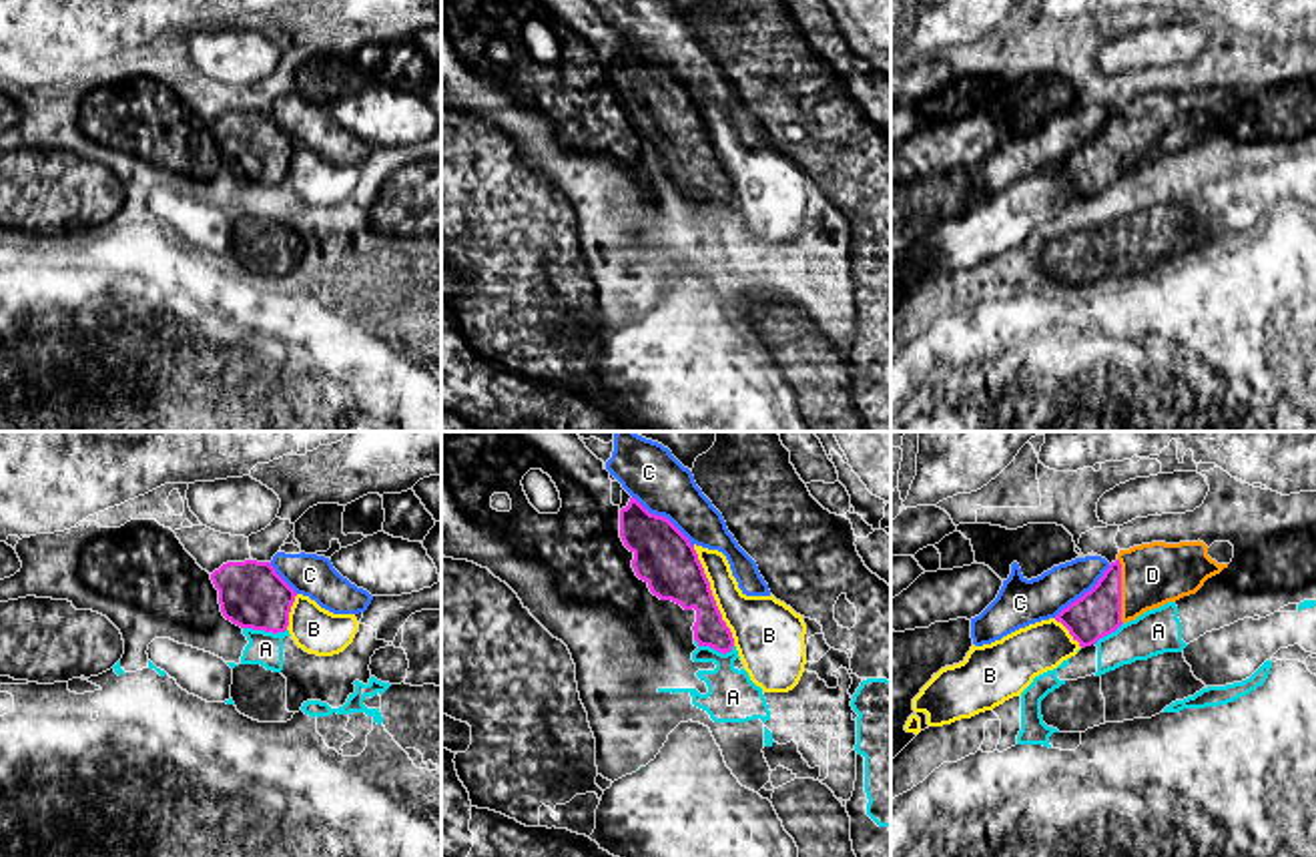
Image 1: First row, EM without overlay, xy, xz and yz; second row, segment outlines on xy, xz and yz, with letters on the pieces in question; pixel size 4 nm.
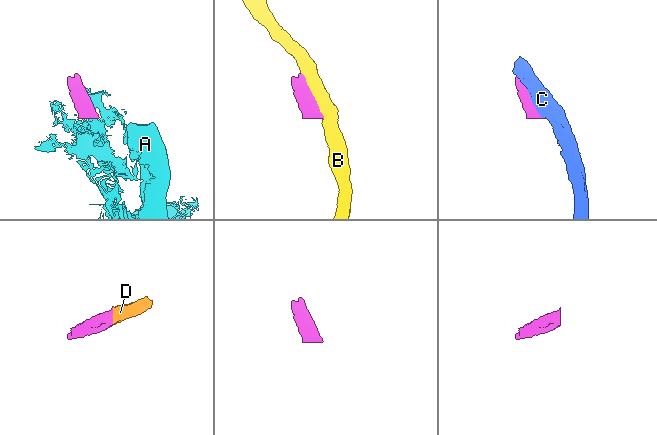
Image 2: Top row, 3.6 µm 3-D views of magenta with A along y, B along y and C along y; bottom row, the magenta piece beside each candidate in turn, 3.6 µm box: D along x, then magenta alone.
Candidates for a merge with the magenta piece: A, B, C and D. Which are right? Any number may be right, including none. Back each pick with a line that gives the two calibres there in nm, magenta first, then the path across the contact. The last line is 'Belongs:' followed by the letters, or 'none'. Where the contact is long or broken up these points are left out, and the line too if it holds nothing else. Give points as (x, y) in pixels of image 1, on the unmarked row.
D: Thickness 190 nm (magenta) against 260 nm
Belongs: D

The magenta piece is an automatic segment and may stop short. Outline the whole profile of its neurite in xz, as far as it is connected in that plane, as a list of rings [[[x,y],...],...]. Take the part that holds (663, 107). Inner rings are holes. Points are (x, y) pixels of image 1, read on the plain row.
[[[636,48],[620,60],[620,88],[634,104],[632,118],[654,147],[696,161],[698,197],[730,203],[734,189],[710,140],[690,90],[664,66],[650,64]]]

